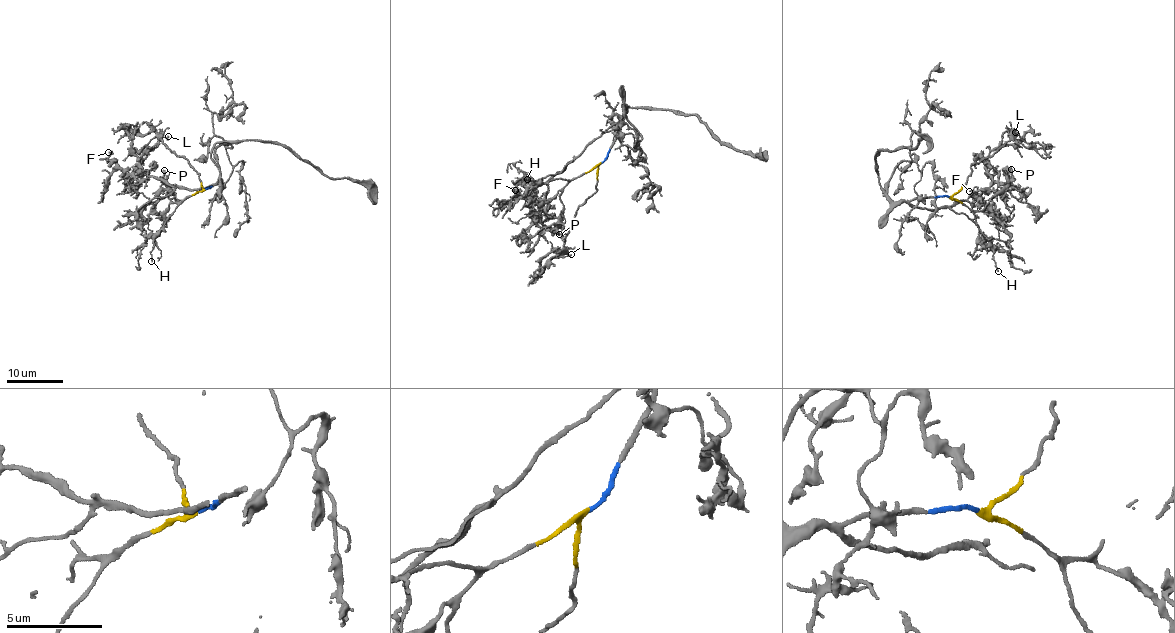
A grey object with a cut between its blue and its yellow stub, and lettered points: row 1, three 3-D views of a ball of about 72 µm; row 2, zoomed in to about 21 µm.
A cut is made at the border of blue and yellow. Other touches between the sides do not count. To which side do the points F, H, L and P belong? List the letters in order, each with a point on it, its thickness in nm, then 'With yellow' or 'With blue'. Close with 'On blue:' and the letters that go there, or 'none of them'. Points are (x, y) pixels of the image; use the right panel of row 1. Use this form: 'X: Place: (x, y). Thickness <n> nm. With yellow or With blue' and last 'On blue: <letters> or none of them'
F: Place: (969, 191). Thickness 110 nm. With blue
H: Place: (998, 271). Thickness 150 nm. With yellow
L: Place: (1015, 132). Thickness 180 nm. With yellow
P: Place: (1011, 169). Thickness 240 nm. With yellow
On blue: F

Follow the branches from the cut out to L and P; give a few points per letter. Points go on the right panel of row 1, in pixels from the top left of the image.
L: (949, 197), (965, 183), (971, 166), (984, 160), (1017, 134), (1015, 131)
P: (949, 197), (977, 211), (1007, 186), (1007, 181), (1012, 177), (1011, 169)

